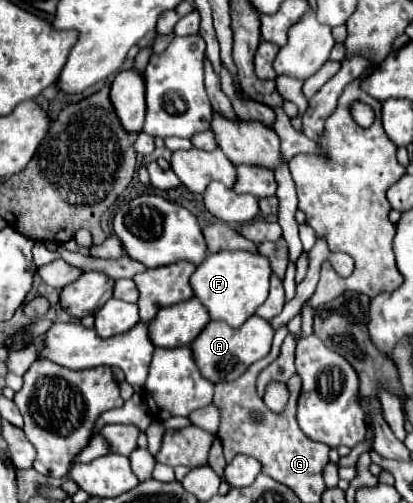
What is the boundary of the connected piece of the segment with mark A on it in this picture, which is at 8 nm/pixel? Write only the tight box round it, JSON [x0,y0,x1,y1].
[191,316,273,382]

